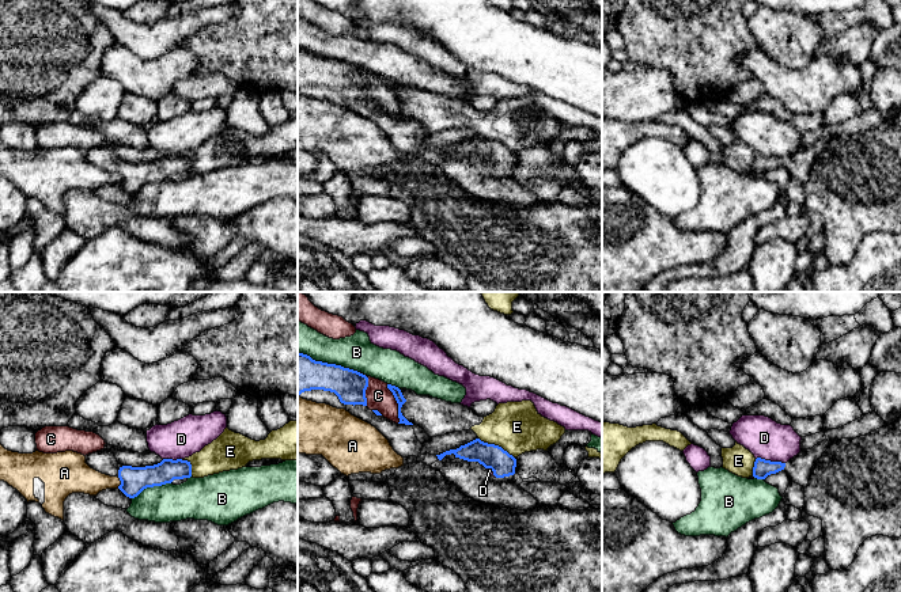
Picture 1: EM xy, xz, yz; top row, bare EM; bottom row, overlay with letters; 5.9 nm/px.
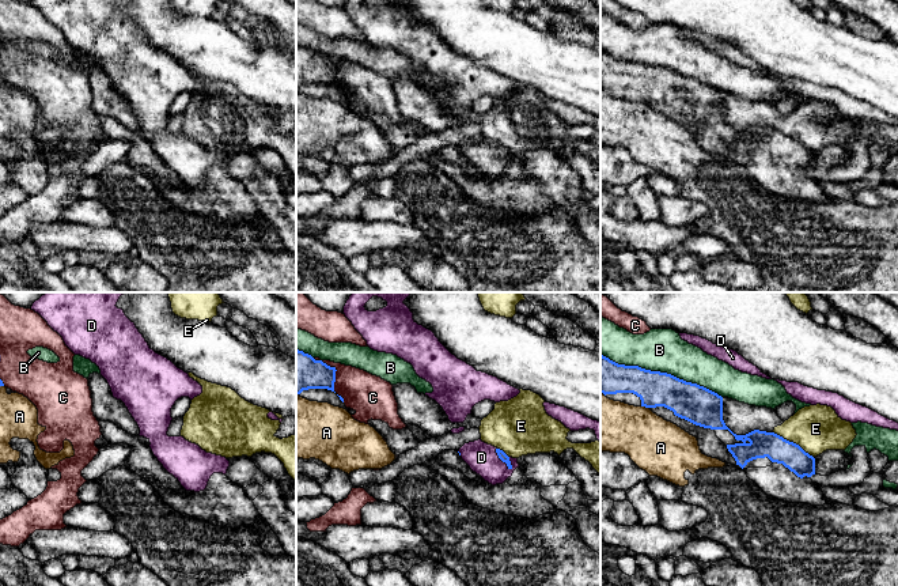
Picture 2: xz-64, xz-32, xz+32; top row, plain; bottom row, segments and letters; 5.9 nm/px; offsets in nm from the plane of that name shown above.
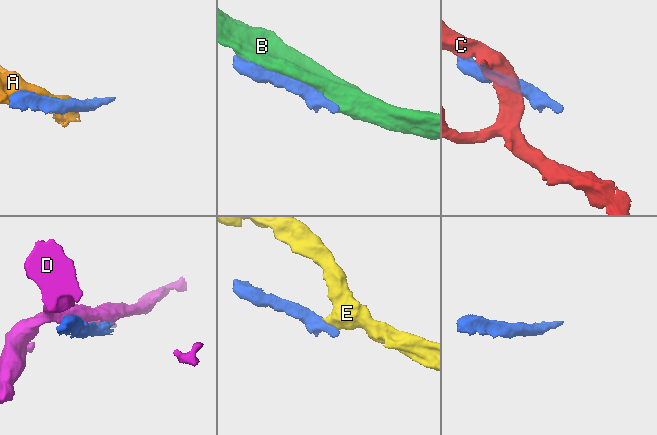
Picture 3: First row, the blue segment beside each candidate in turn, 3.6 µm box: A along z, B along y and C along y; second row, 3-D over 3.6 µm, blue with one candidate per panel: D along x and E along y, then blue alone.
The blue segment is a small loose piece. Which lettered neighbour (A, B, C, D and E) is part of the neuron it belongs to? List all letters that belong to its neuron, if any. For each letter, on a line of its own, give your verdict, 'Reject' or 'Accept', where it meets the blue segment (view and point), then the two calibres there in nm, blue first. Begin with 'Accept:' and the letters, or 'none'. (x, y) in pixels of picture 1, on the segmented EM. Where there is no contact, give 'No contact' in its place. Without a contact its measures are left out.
Accept: none
A: Reject. Touches blue at xy (121, 482). Thickness 160 nm (blue) against 180 nm
B: Reject. Touches blue at xz (329, 364). Thickness 240 nm (blue) against 200 nm
C: Reject. Touches blue at xz (397, 402). Thickness 50 nm (blue) against 150 nm
D: Reject. Touches blue at yz (769, 460). Thickness 100 nm (blue) against 240 nm
E: Reject. Touches blue at xz (496, 446). Thickness 150 nm (blue) against 300 nm

